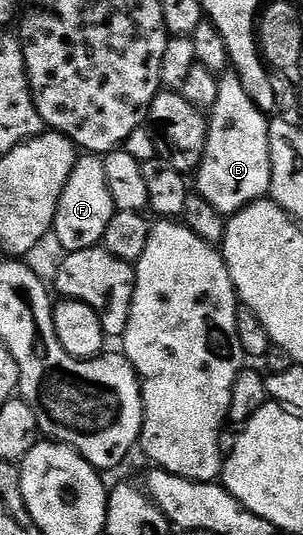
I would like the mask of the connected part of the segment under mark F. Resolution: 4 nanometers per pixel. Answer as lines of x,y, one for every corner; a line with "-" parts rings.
93,153
83,154
72,169
72,177
68,177
68,185
64,185
64,193
60,193
53,238
58,238
59,245
63,247
61,250
66,253
97,247
105,240
106,230
115,213
102,159

